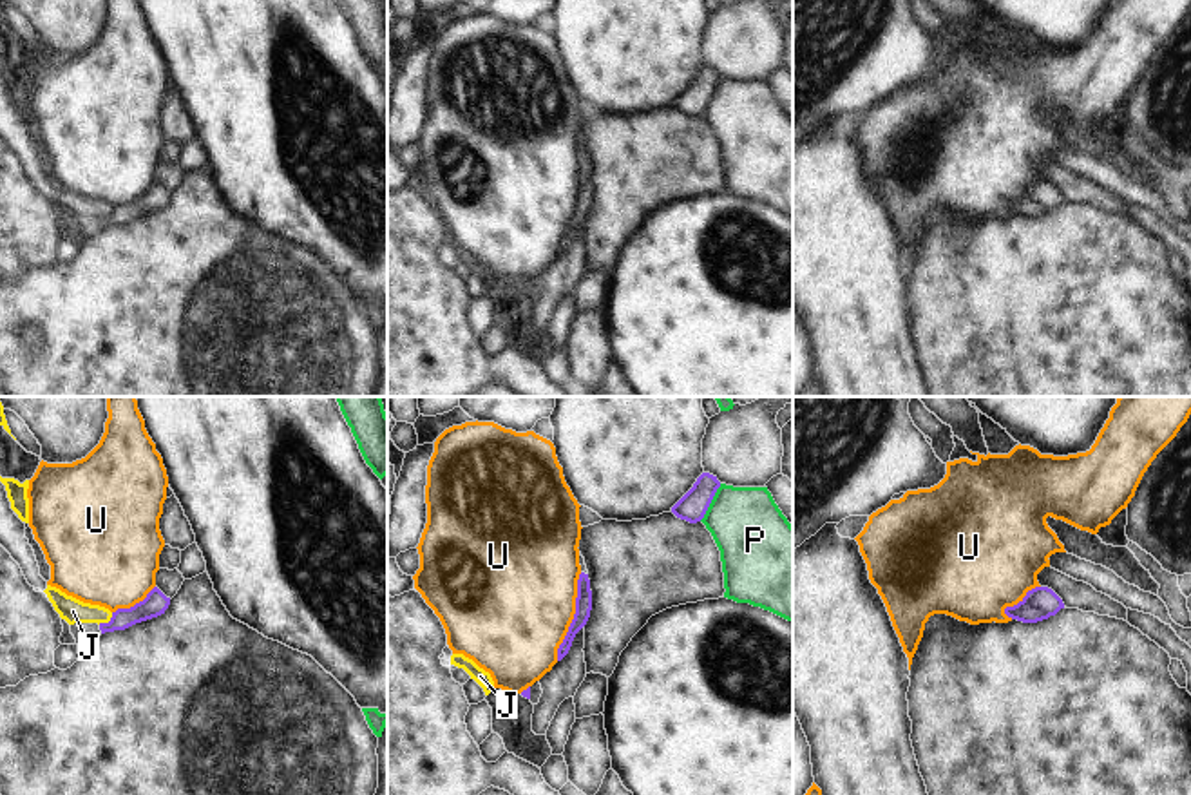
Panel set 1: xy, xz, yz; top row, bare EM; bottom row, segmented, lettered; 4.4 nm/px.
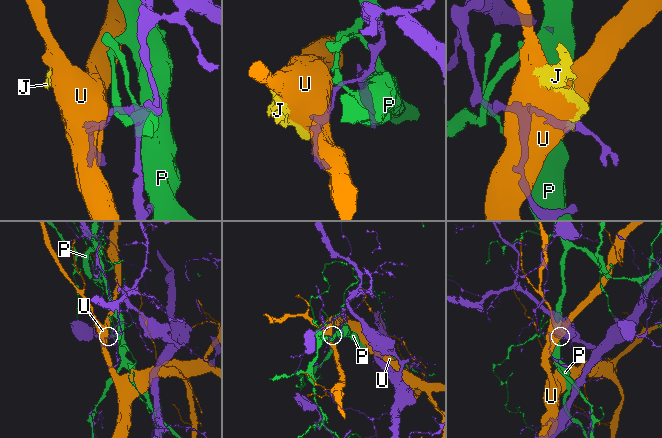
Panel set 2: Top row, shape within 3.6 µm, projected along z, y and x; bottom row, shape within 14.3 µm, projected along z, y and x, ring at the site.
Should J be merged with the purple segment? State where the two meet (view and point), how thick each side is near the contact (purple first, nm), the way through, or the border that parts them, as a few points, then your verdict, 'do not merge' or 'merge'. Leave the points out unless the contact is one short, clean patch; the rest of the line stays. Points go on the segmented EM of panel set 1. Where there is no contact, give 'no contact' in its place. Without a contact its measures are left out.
xy (109, 622) | 100/110 nm | across xy (156, 602), (136, 614), (109, 622), (100, 614), (73, 611) | merge

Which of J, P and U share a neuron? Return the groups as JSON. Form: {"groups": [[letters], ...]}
{"groups": [["J"], ["P"], ["U"]]}

